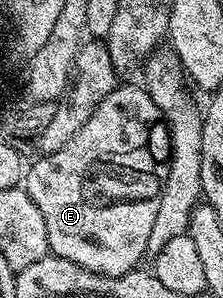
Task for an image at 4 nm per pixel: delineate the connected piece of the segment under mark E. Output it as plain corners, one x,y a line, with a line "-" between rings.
115,86
113,93
109,93
109,97
105,97
105,101
101,101
101,105
97,105
97,109
93,109
93,117
89,117
89,121
85,121
85,126
77,133
77,137
73,137
73,141
69,141
69,145
65,145
52,155
40,154
39,160
32,167
30,164
25,175
25,190
29,193
29,197
33,197
33,205
37,205
37,209
41,209
41,217
45,217
50,254
61,257
65,261
73,261
93,273
101,273
114,279
119,275
136,270
142,264
139,262
142,261
143,255
148,254
149,233
153,233
153,220
157,218
157,205
161,205
163,180
167,178
168,160
165,158
165,153
170,152
171,149
171,136
163,115
157,109
153,97
149,97
146,86
138,86

